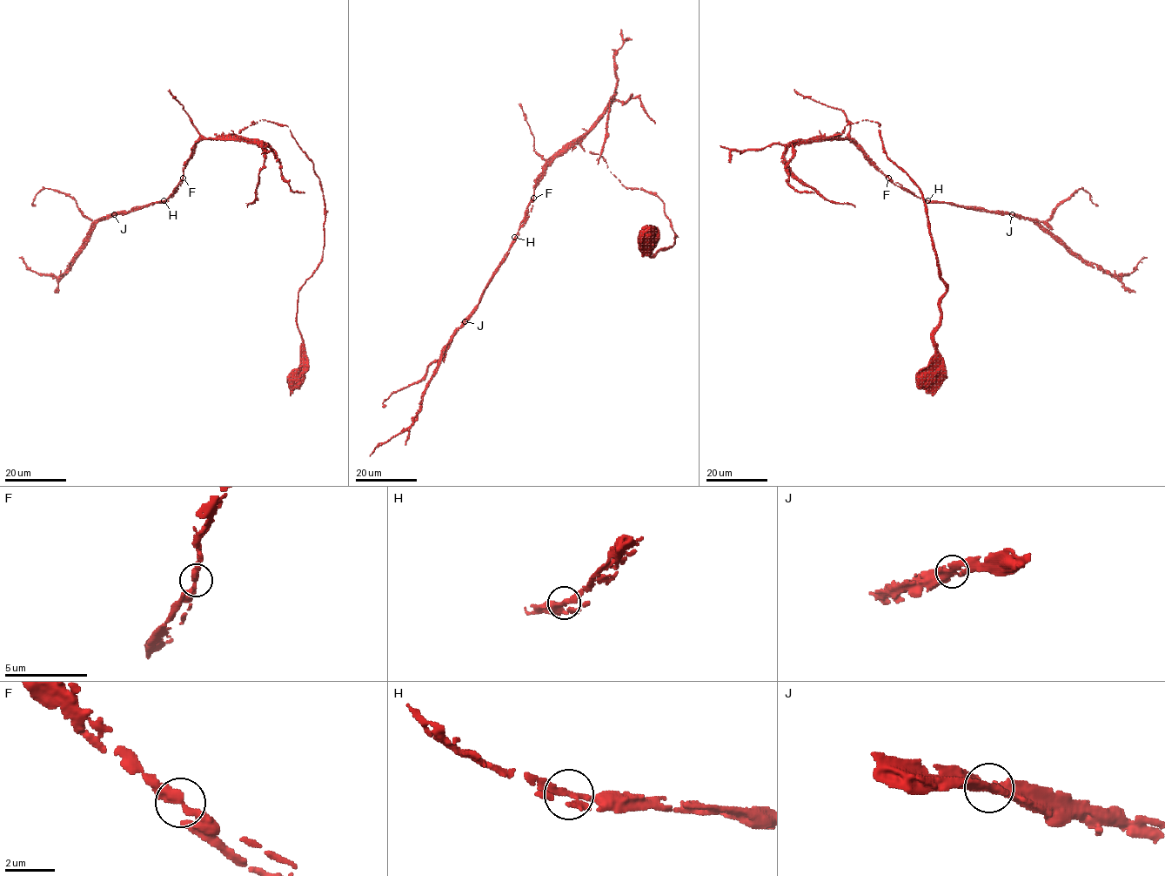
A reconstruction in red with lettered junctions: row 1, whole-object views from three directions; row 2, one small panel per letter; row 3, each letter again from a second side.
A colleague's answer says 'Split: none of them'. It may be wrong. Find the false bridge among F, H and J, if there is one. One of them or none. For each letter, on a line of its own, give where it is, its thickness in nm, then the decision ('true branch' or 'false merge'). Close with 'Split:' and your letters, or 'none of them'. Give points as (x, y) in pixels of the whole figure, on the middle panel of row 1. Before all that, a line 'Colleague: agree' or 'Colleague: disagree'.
Colleague: agree
F: (533, 198) | 320 nm | true branch
H: (514, 237) | 280 nm | true branch
J: (465, 321) | 380 nm | true branch
Split: none of them

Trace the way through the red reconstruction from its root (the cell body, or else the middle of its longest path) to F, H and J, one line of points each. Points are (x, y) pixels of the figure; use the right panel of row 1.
F: (927, 377), (947, 283), (922, 192), (887, 156), (877, 122), (849, 123), (834, 136), (850, 138), (888, 178)
H: (927, 377), (947, 283), (922, 192), (887, 156), (877, 122), (834, 136), (927, 200)
J: (927, 377), (947, 283), (922, 192), (887, 156), (877, 122), (834, 136), (919, 198), (1011, 214)

